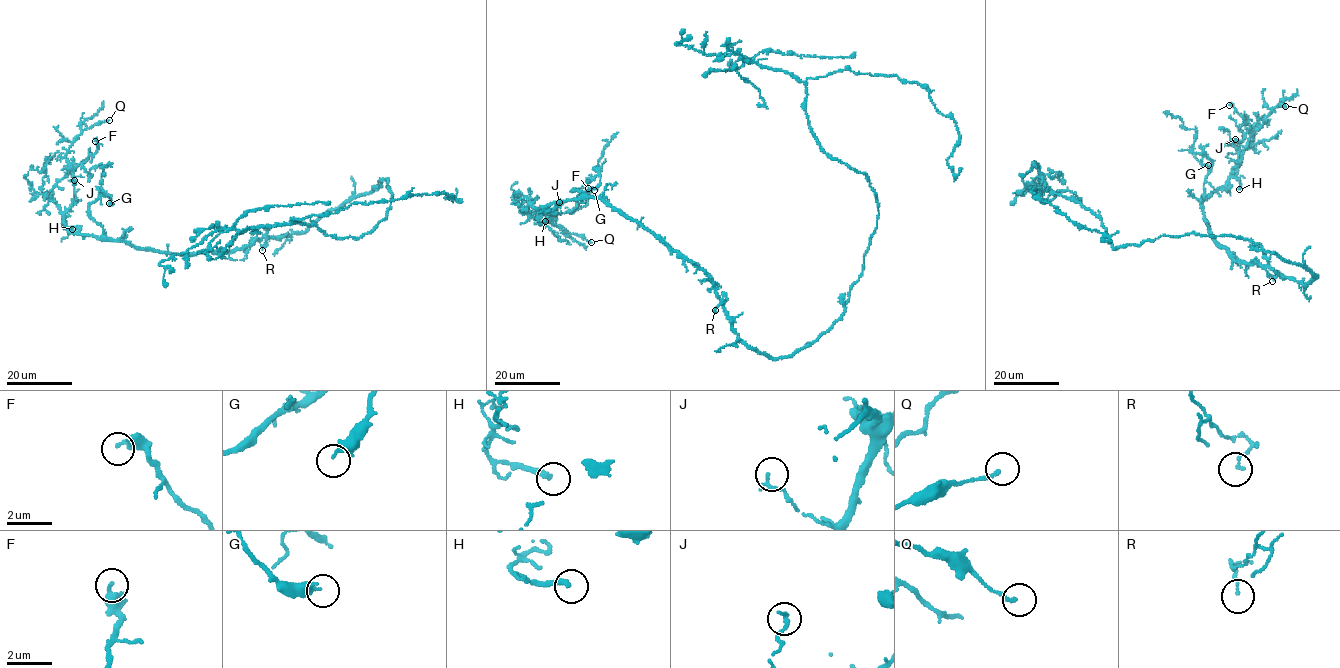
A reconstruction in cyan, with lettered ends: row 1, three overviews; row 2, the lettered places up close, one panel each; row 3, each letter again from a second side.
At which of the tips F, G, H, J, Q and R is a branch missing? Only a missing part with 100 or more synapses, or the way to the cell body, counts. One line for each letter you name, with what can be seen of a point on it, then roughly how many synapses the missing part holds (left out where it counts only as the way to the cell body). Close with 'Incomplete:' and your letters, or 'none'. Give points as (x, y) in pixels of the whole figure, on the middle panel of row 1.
Incomplete: none

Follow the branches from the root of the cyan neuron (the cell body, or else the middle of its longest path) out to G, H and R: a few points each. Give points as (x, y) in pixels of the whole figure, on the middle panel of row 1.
G: (841, 316), (789, 356), (761, 353), (732, 328), (706, 273), (600, 198), (573, 190), (598, 176), (594, 190)
H: (841, 316), (810, 344), (774, 358), (738, 337), (706, 273), (600, 198), (550, 203), (536, 218), (545, 221)
R: (841, 316), (810, 344), (789, 356), (774, 358), (746, 345), (738, 337), (723, 300), (715, 310)

